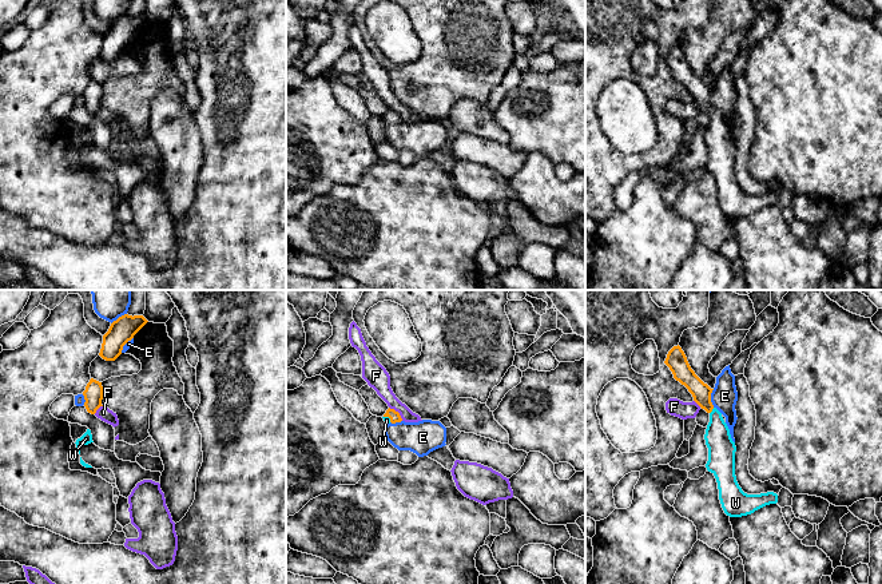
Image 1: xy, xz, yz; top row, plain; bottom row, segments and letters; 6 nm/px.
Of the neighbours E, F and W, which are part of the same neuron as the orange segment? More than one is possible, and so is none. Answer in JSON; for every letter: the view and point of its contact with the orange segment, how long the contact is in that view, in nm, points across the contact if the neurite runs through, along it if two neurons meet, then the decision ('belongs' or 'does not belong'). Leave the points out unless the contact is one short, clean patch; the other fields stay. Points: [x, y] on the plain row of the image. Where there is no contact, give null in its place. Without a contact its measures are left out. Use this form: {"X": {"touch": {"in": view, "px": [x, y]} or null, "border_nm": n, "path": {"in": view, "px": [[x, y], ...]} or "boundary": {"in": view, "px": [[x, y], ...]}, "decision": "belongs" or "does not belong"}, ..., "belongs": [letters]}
{"E": {"touch": {"in": "yz", "px": [710, 99]}, "border_nm": 110, "decision": "does not belong"}, "F": {"touch": {"in": "xz", "px": [397, 112]}, "border_nm": 120, "boundary": {"in": "xz", "px": [[389, 107], [402, 120]]}, "decision": "does not belong"}, "W": {"touch": {"in": "yz", "px": [711, 111]}, "border_nm": 50, "path": {"in": "yz", "px": [[700, 92], [703, 102], [711, 111], [722, 150]]}, "decision": "belongs"}, "belongs": ["W"]}

